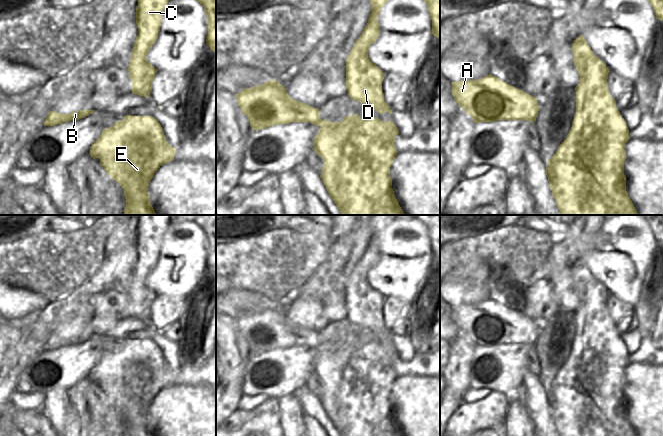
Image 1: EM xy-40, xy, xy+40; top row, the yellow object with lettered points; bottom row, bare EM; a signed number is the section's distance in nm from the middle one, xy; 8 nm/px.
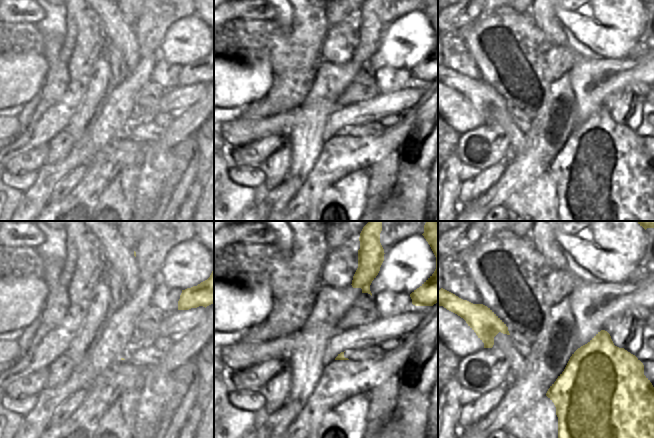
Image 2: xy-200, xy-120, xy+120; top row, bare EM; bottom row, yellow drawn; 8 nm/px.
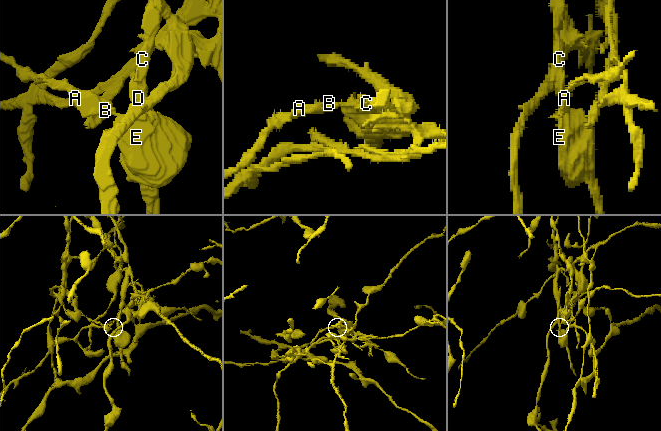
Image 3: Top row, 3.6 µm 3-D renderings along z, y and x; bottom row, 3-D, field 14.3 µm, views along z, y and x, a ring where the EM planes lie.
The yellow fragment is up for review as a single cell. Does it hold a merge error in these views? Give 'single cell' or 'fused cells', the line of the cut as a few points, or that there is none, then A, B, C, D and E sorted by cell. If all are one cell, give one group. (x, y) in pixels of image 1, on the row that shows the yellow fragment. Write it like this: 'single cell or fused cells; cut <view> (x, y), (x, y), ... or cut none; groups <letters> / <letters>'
fused cells; cut xy (330, 122), (321, 127); groups A B / C D E

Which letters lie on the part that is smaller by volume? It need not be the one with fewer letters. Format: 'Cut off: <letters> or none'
Cut off: A, B

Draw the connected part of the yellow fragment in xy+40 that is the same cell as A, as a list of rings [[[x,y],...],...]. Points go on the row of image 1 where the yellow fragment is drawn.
[[[489,74],[477,80],[451,82],[452,95],[474,123],[527,120],[533,123],[539,106],[535,97]]]

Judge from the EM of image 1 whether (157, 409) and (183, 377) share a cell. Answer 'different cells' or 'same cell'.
different cells

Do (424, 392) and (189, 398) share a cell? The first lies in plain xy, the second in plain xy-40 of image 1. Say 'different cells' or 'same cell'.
same cell

